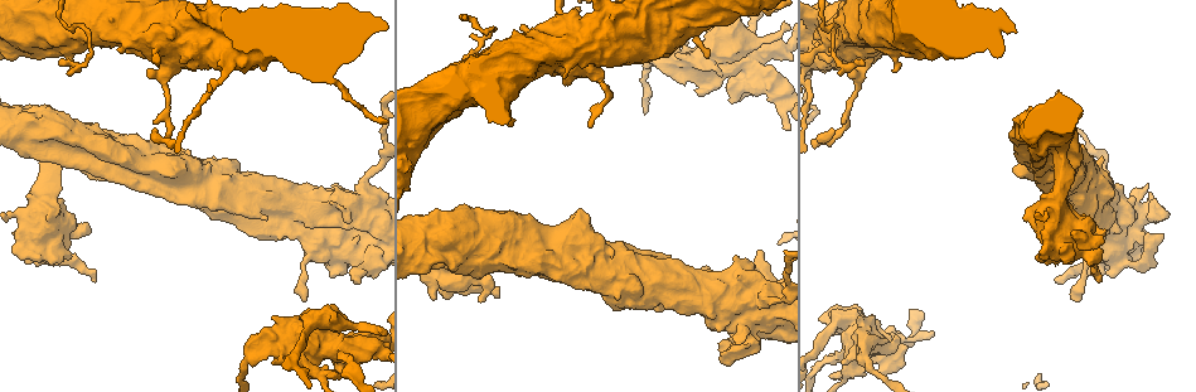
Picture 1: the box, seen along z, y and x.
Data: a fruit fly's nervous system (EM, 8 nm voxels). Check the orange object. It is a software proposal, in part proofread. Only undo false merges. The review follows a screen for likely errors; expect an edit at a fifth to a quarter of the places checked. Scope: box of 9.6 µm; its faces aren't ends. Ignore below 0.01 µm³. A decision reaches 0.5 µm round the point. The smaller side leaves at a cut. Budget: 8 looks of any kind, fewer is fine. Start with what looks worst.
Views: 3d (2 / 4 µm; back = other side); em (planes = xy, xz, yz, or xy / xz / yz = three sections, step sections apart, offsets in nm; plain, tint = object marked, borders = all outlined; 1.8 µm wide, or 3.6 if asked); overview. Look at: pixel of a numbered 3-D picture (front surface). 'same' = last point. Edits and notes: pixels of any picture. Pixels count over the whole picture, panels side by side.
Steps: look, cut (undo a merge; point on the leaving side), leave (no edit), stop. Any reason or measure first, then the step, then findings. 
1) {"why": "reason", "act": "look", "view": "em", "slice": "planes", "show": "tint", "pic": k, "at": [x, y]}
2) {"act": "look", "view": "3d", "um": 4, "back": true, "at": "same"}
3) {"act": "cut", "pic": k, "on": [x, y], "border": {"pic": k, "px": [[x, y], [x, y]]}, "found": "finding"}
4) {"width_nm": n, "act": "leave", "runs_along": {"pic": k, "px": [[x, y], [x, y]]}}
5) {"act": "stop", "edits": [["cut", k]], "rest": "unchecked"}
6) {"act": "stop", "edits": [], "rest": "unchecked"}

{"why": "thick turns thin", "act": "look", "view": "em", "slice": "planes", "show": "tint", "pic": 1, "at": [842, 378]}

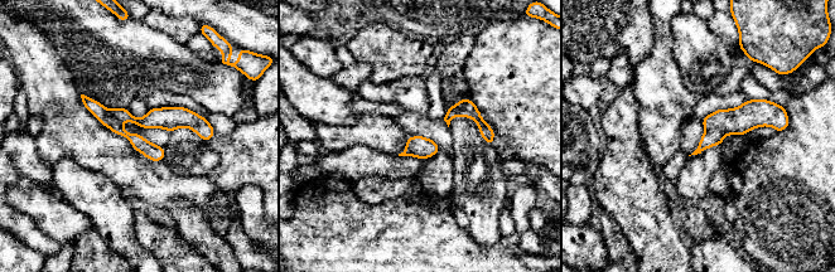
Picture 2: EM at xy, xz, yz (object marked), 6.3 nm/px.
{"act": "cut", "pic": 2, "on": [714, 137], "border": {"pic": 2, "px": [[705, 130], [722, 130], [725, 134]]}, "found": "a second neuron is stuck on"}

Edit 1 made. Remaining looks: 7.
{"why": "closes a loop", "act": "look", "view": "3d", "um": 4, "pic": 1, "at": [115, 153]}

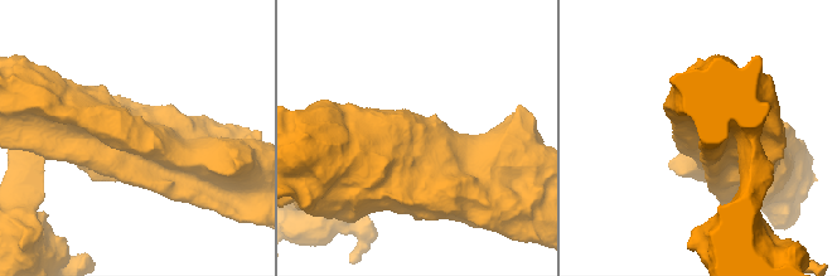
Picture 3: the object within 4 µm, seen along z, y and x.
{"why": "shape alone is not enough", "act": "look", "view": "em", "um": 3.6, "slice": "xy", "step": 8, "show": "tint", "pic": 3, "at": [130, 136]}

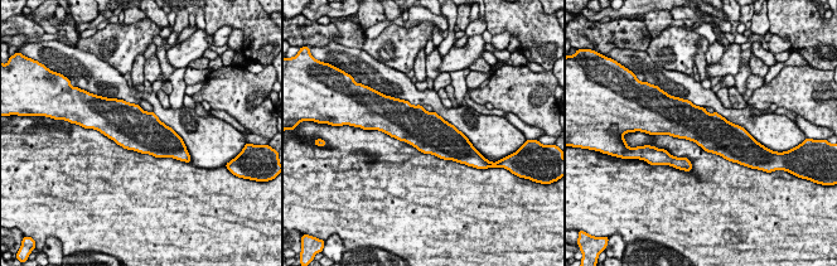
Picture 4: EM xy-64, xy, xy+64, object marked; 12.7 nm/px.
{"why": "another direction", "act": "look", "view": "em", "um": 3.6, "slice": "planes", "show": "tint", "at": "same"}

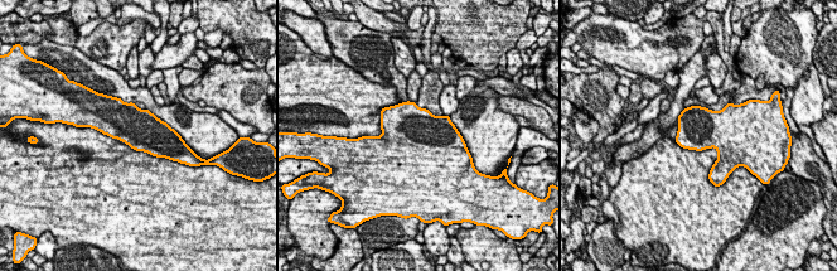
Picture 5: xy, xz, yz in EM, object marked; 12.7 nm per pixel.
{"width_nm": 500, "act": "leave", "found": "one neuron here"}

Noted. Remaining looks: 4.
{"why": "calibre changes", "act": "look", "view": "em", "um": 3.6, "slice": "planes", "show": "plain", "pic": 1, "at": [371, 255]}

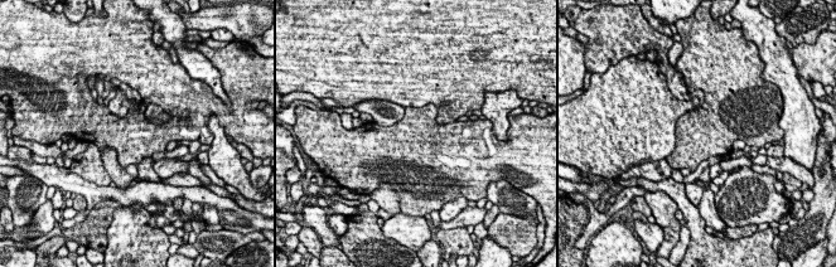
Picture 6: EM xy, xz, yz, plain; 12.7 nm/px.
{"act": "look", "view": "em", "um": 3.6, "slice": "planes", "show": "tint", "at": "same"}

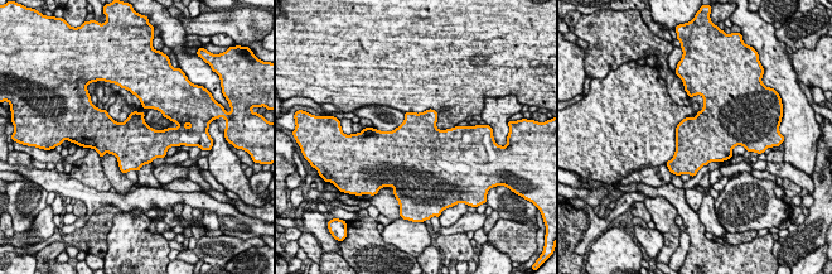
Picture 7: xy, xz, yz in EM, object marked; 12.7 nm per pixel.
{"act": "leave", "found": "continuous, no second neuron"}

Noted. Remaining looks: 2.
{"act": "stop", "edits": [["cut", 2]], "rest": "unchecked"}

